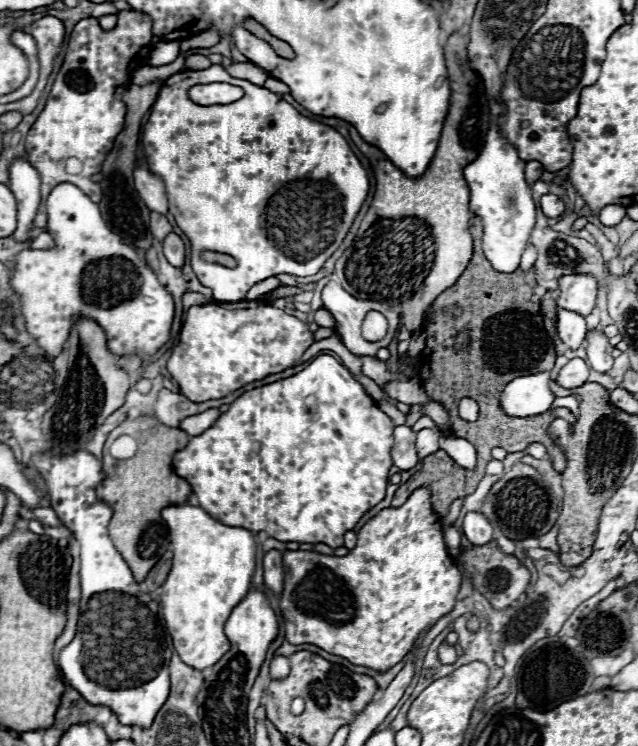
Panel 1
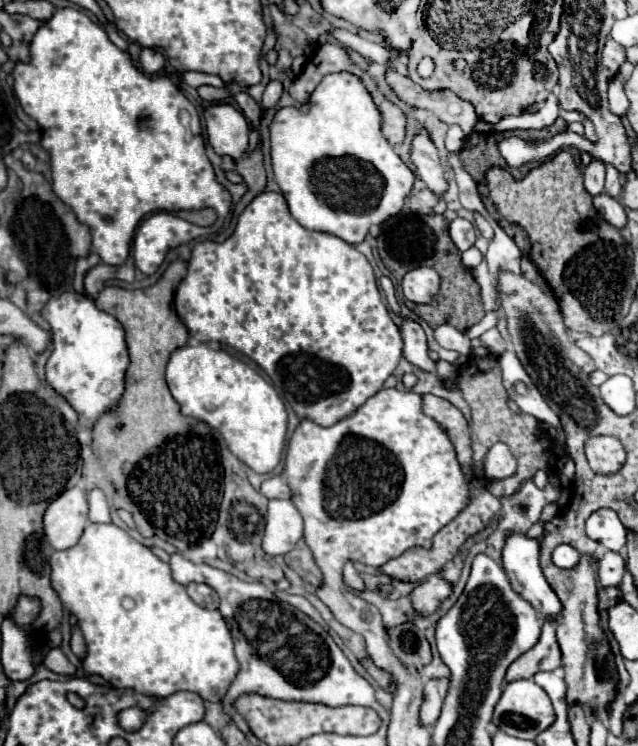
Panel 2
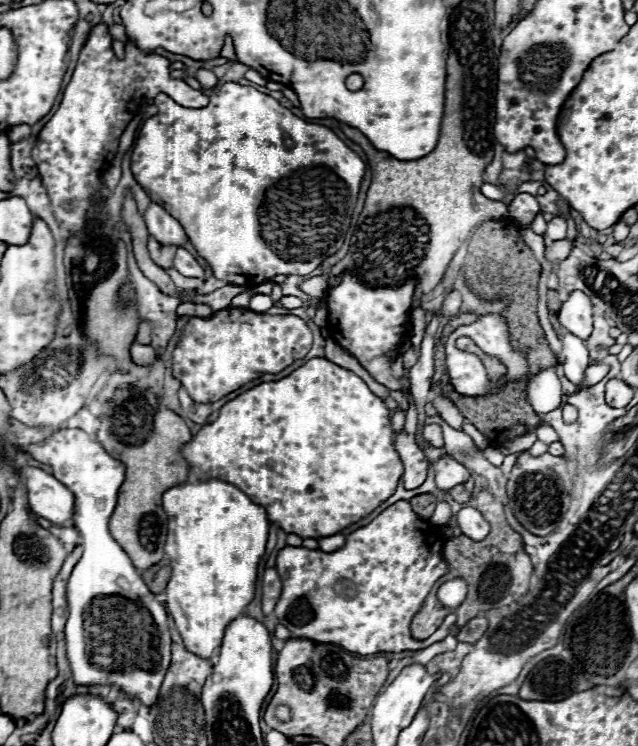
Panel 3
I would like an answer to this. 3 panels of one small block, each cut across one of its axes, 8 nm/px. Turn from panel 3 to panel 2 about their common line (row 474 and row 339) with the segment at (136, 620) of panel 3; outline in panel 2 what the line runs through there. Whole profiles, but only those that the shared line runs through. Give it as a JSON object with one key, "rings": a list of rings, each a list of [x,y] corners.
{"rings":[[[78,292],[52,296],[42,316],[50,324],[54,338],[52,356],[46,364],[46,384],[60,392],[78,412],[76,428],[90,430],[96,418],[114,408],[124,392],[124,374],[130,364],[124,328],[114,316],[98,310],[92,298]]]}

